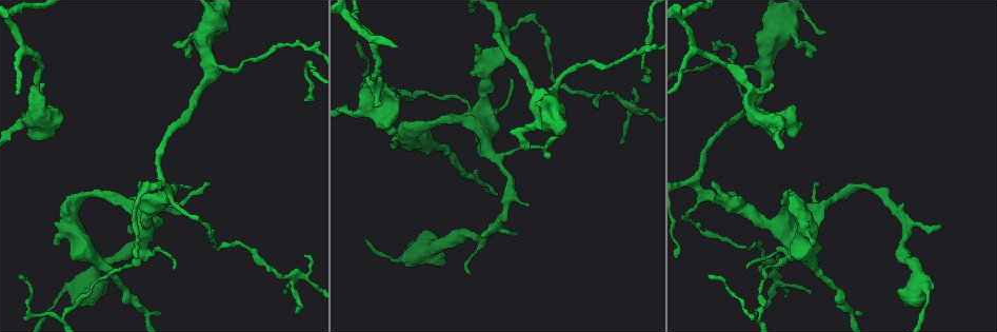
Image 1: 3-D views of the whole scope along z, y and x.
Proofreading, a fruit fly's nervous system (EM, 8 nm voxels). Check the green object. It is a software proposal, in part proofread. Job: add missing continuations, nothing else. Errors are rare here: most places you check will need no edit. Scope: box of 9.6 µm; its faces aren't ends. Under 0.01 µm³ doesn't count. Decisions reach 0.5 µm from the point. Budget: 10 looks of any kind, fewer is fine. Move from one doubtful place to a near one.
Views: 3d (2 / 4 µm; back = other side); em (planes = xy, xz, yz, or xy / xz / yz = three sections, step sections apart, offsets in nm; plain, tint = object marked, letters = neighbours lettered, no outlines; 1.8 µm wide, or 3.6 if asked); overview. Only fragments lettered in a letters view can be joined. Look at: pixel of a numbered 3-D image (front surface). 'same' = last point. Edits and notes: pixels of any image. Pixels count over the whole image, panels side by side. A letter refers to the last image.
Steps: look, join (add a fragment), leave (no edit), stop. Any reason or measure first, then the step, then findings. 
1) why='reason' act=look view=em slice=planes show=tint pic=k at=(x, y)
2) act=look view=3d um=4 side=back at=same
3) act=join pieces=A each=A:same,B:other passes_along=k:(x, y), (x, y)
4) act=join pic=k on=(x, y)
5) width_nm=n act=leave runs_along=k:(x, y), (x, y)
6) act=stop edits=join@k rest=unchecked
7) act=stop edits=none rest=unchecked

act=look view=3d um=2 pic=1 at=(642, 81)

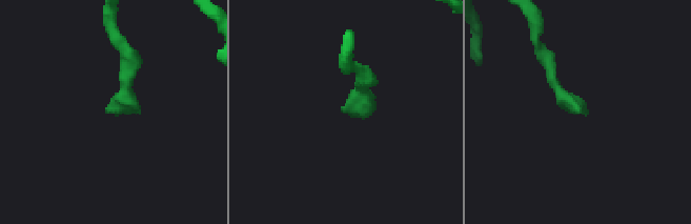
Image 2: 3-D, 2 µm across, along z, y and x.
act=look view=em slice=planes show=letters pic=2 at=(582, 110)

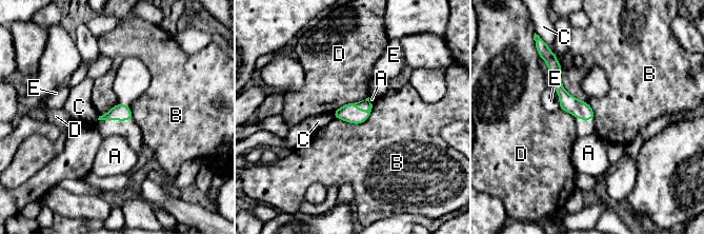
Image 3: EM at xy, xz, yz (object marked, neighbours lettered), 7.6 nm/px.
act=leave each=A:other,B:other,C:other,D:other,E:other runs_along=3:(556, 63), (561, 92), (591, 117) found='none of them fits'

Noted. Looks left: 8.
why='branch stops here' act=look view=3d um=4 pic=1 at=(770, 82)

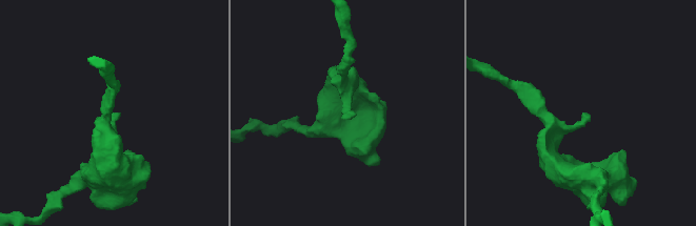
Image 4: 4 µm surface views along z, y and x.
act=look view=em slice=planes show=letters pic=4 at=(583, 114)

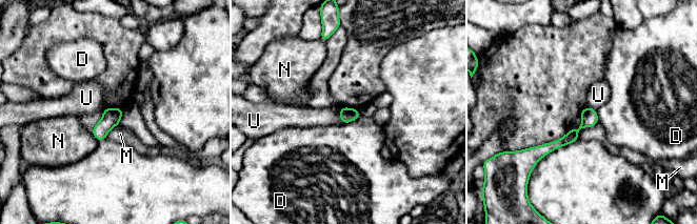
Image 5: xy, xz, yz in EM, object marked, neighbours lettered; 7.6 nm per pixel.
longest_contact=M:200nm act=leave each=D:other,M:other,N:other,U:other runs_along=5:(594, 113), (570, 138), (536, 150) found='none of them fits'

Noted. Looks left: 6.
why='branch stops here' act=look view=3d um=4 pic=1 at=(747, 268)

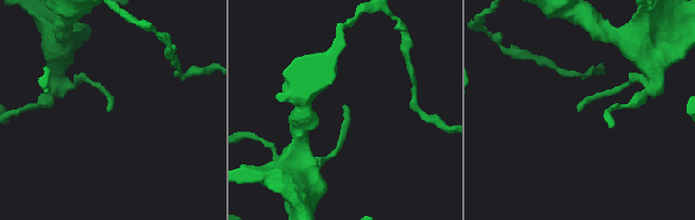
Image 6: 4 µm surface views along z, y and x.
act=look view=em slice=planes show=plain pic=6 at=(579, 111)

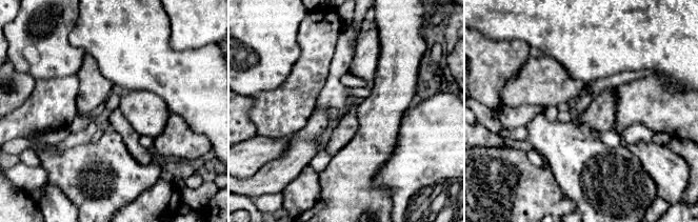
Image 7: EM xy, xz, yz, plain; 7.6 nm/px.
why='what lies round it' act=look view=em slice=planes show=letters at=same

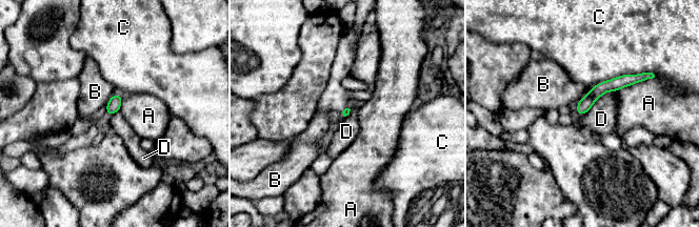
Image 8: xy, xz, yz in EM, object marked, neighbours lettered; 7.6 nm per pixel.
act=leave each=A:other,B:other,C:other,D:other border=8:(616, 90), (605, 91), (579, 116) found='no lettered fragment goes on from it'

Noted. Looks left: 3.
act=look view=em slice=planes show=letters pic=1 at=(755, 310)

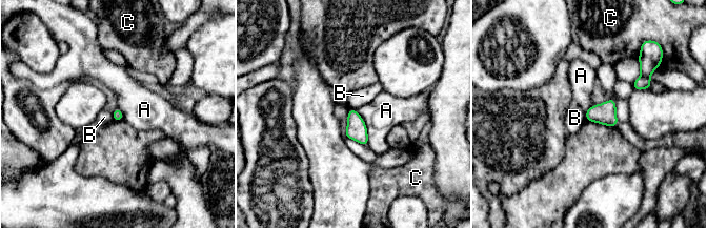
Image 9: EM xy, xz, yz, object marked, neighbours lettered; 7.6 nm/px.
width_nm=80 act=leave each=A:other,B:other,C:other border=9:(355, 109), (365, 124), (368, 146) found='no lettered fragment goes on from it'

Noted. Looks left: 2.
act=stop edits=none rest=unchecked

